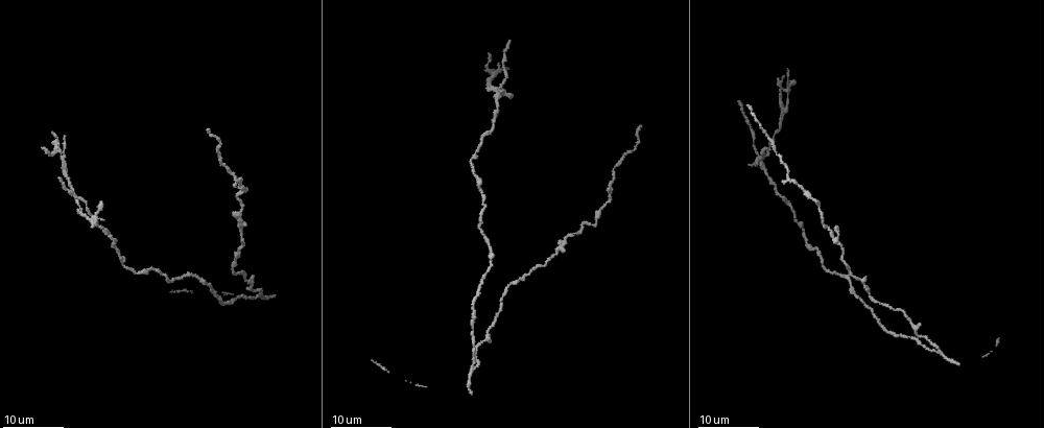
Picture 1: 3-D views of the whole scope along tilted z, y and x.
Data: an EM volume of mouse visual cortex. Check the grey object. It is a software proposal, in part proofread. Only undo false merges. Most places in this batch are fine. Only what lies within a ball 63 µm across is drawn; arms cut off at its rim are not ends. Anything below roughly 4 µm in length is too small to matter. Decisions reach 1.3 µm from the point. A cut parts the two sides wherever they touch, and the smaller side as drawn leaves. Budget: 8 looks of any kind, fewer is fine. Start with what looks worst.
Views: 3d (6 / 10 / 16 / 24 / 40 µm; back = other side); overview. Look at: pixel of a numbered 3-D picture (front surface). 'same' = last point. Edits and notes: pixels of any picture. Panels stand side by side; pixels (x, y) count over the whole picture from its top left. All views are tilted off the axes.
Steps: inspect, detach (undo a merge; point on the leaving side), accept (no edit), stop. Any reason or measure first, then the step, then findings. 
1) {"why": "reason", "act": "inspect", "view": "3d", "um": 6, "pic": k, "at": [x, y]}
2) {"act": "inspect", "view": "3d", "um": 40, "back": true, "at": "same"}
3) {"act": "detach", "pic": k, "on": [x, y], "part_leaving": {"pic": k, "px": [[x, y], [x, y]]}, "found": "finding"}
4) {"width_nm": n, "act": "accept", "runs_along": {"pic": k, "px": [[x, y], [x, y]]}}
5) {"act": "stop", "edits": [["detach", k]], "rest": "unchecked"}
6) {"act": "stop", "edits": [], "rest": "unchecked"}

{"why": "four or more arms meet", "act": "inspect", "view": "3d", "um": 16, "pic": 1, "at": [96, 221]}

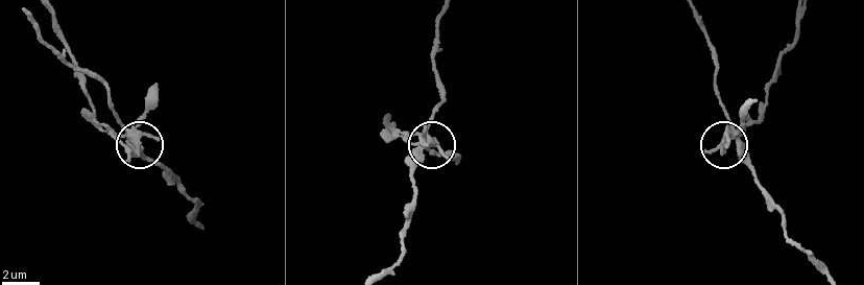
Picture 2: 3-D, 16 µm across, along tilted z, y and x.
{"act": "inspect", "view": "3d", "um": 10, "pic": 2, "at": [434, 142]}

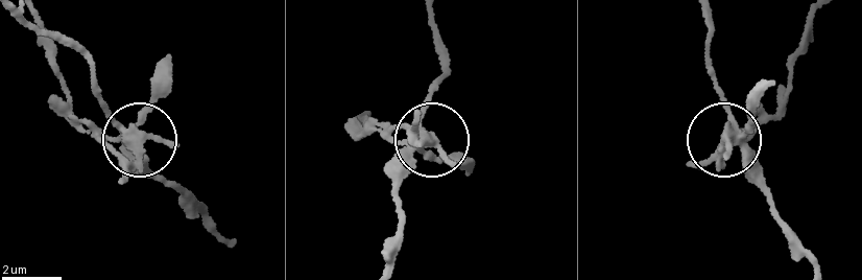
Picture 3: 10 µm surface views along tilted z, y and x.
{"act": "inspect", "view": "3d", "um": 6, "pic": 3, "at": [428, 140]}

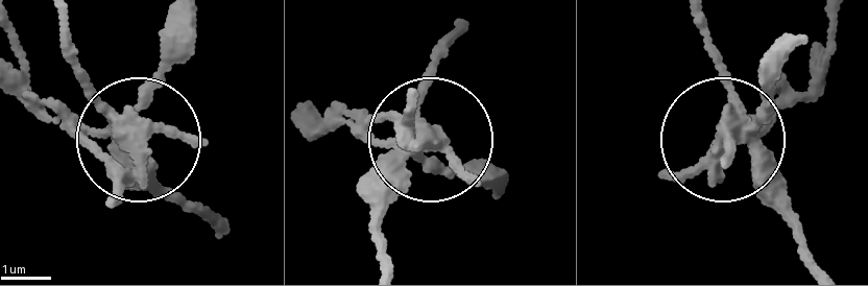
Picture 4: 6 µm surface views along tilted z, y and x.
{"arms": 4, "act": "detach", "pic": 4, "on": [169, 69], "part_leaving": {"pic": 4, "px": [[115, 128], [75, 133], [34, 108], [16, 41]]}, "found": "a second neuron is stuck on"}

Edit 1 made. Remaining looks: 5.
{"why": "side arm on a straight run", "act": "inspect", "view": "3d", "um": 24, "pic": 1, "at": [473, 366]}

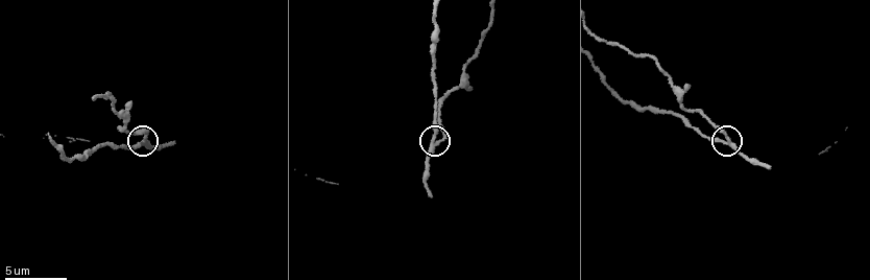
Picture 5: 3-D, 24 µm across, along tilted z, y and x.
{"act": "inspect", "view": "3d", "um": 10, "pic": 5, "at": [730, 139]}

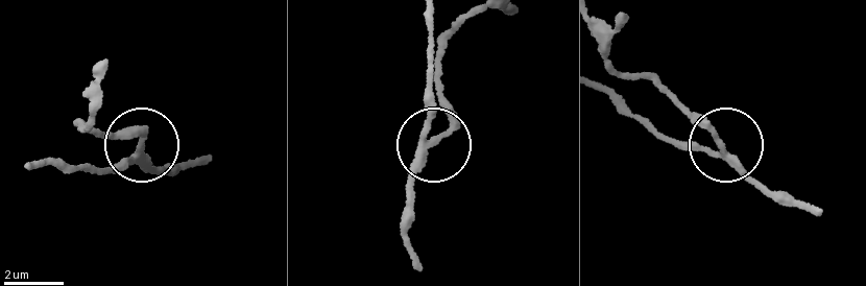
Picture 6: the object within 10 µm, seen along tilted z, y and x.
{"arms": 3, "act": "accept", "runs_along": {"pic": 6, "px": [[611, 93], [682, 143], [734, 153], [776, 203]]}, "found": "one neuron here"}

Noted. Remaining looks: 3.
{"why": "small branch off a trunk", "act": "inspect", "view": "3d", "um": 24, "pic": 1, "at": [611, 192]}

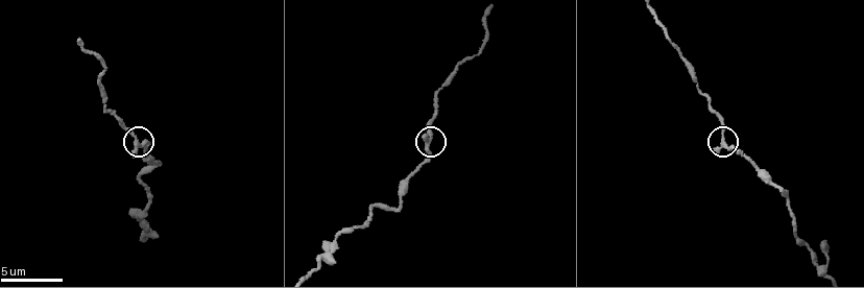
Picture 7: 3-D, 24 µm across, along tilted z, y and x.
{"act": "inspect", "view": "3d", "um": 10, "pic": 7, "at": [135, 138]}

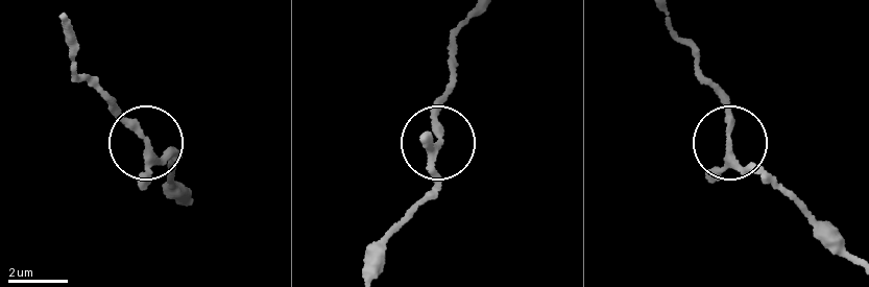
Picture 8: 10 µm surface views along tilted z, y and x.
{"width_nm": 200, "act": "accept", "runs_along": {"pic": 8, "px": [[853, 262], [793, 198], [739, 160], [723, 106], [694, 54]]}, "found": "one neuron here"}

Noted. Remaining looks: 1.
{"act": "stop", "edits": [["detach", 4]], "rest": "unchecked"}

